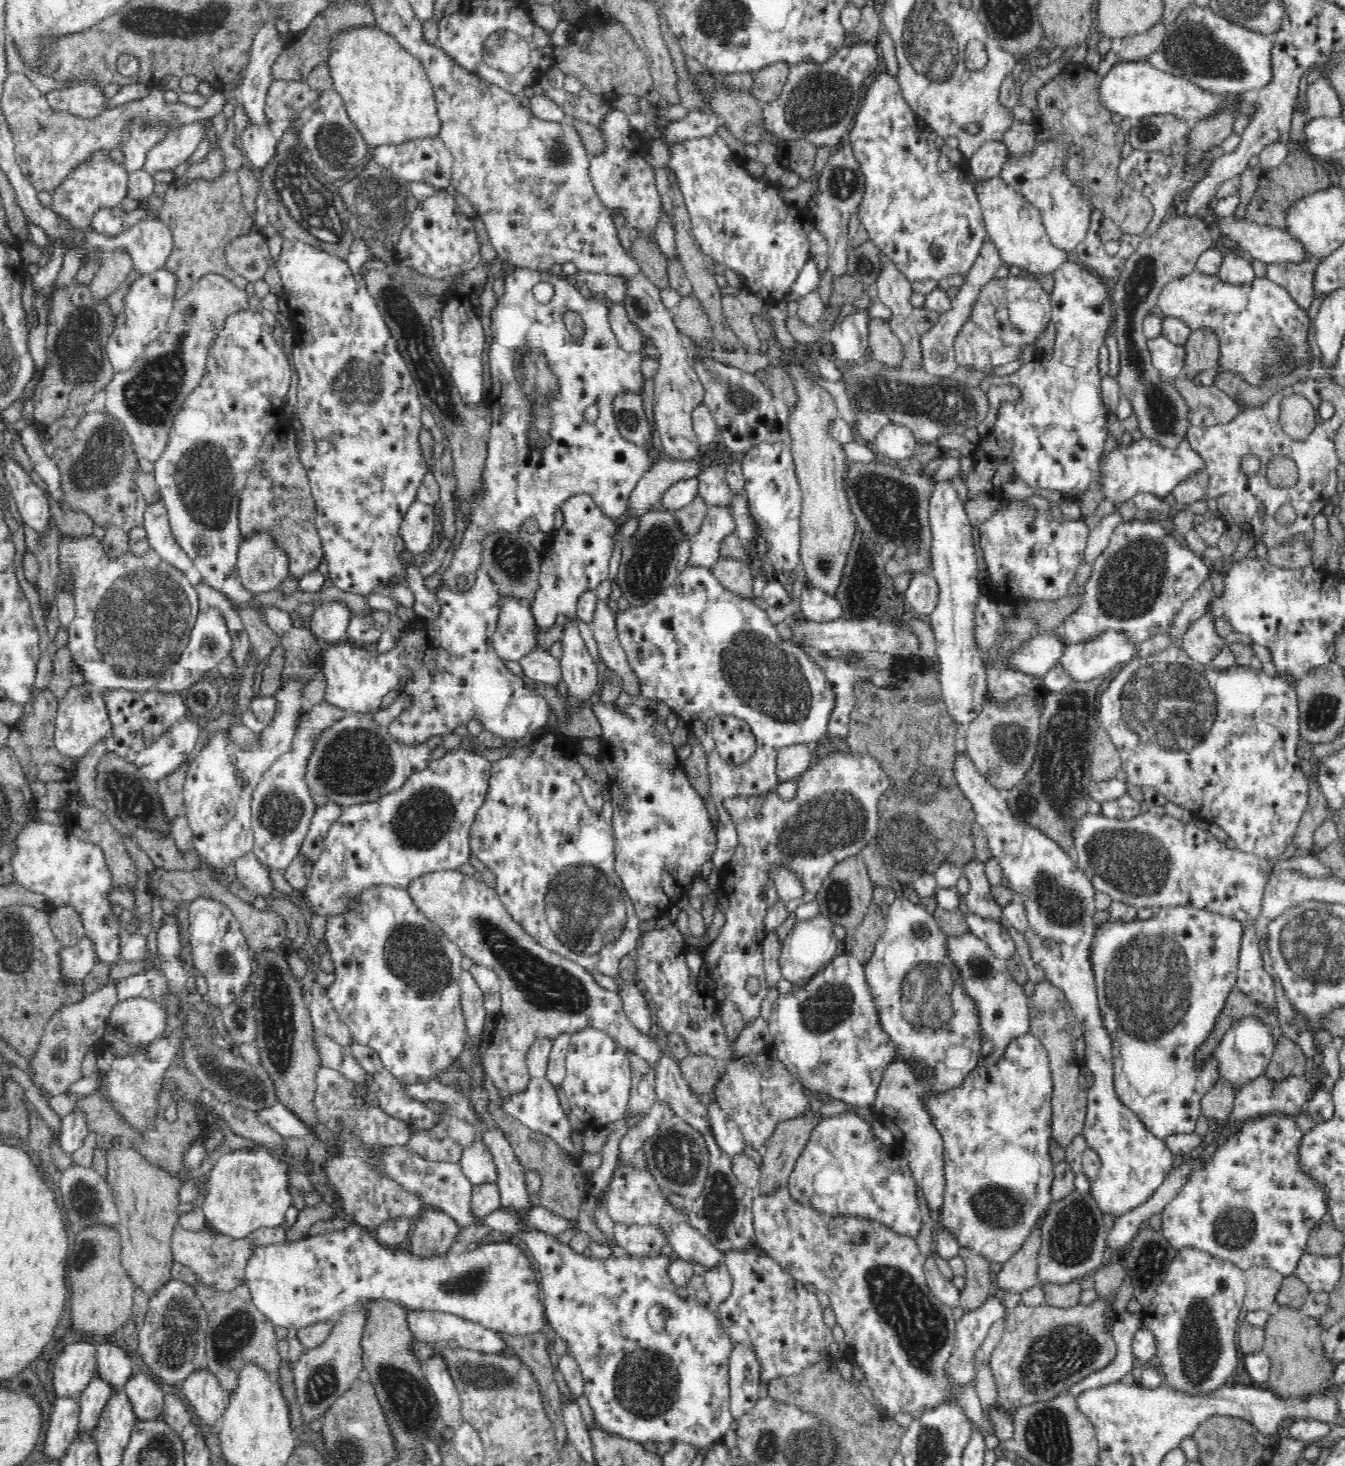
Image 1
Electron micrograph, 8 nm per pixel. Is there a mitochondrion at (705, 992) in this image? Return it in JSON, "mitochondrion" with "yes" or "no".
{"mitochondrion":"no"}

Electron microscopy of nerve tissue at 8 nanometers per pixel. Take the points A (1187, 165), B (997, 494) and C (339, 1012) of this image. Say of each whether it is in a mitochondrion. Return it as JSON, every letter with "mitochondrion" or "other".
{"A":"other","B":"other","C":"other"}

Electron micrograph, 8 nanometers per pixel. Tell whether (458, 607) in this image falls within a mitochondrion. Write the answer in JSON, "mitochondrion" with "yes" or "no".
{"mitochondrion":"no"}

